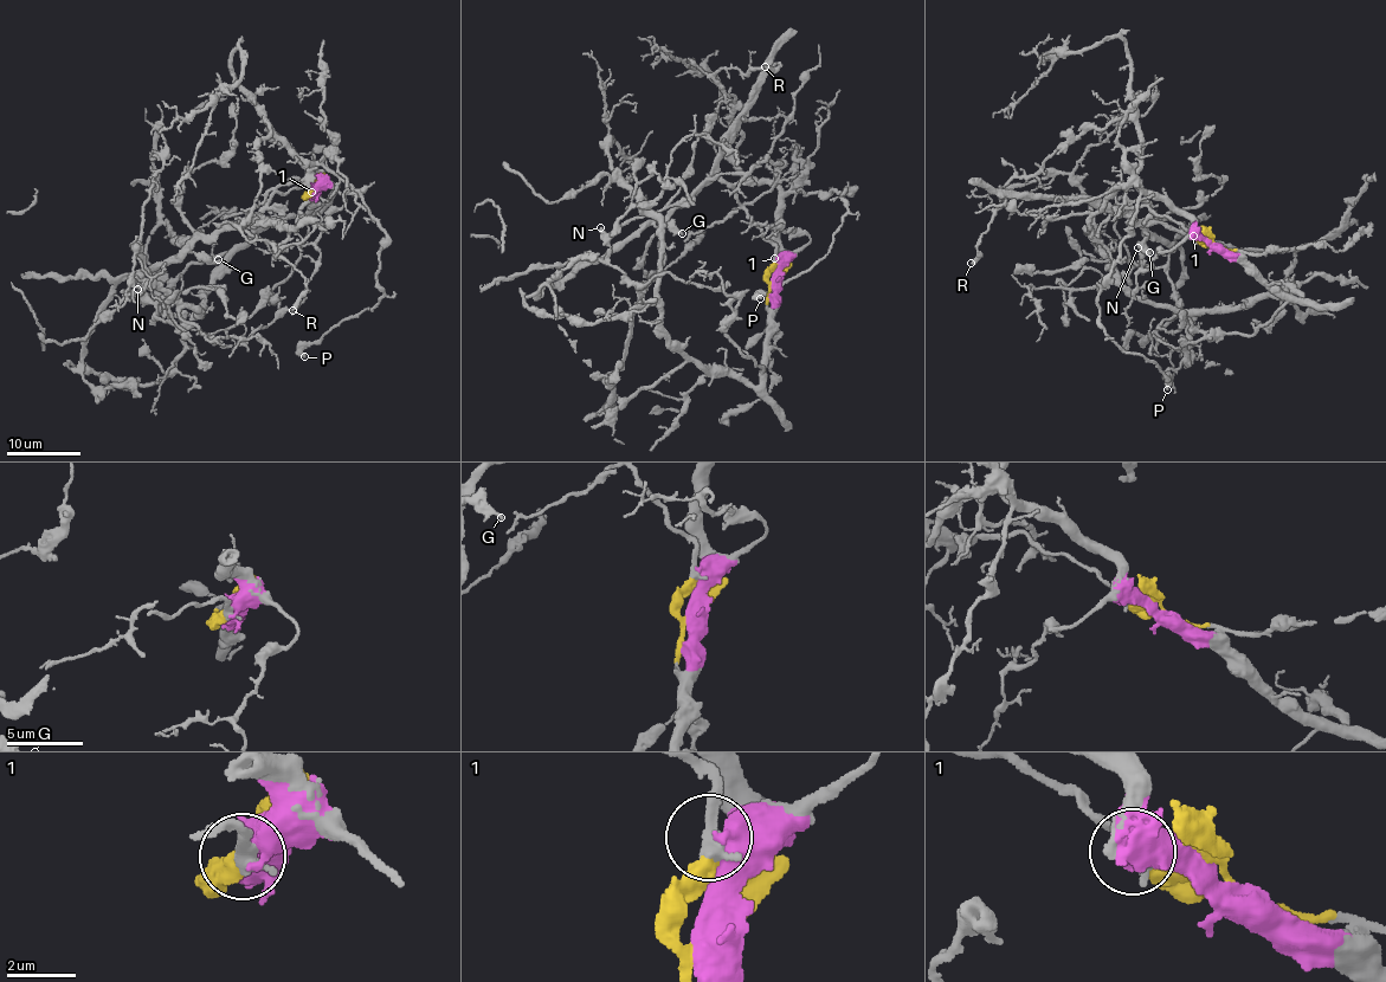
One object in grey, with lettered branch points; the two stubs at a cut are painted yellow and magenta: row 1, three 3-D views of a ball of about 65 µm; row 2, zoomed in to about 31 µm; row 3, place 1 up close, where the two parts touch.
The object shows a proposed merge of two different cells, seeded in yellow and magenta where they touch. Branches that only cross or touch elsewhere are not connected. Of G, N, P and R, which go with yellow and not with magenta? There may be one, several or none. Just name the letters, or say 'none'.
G, N

